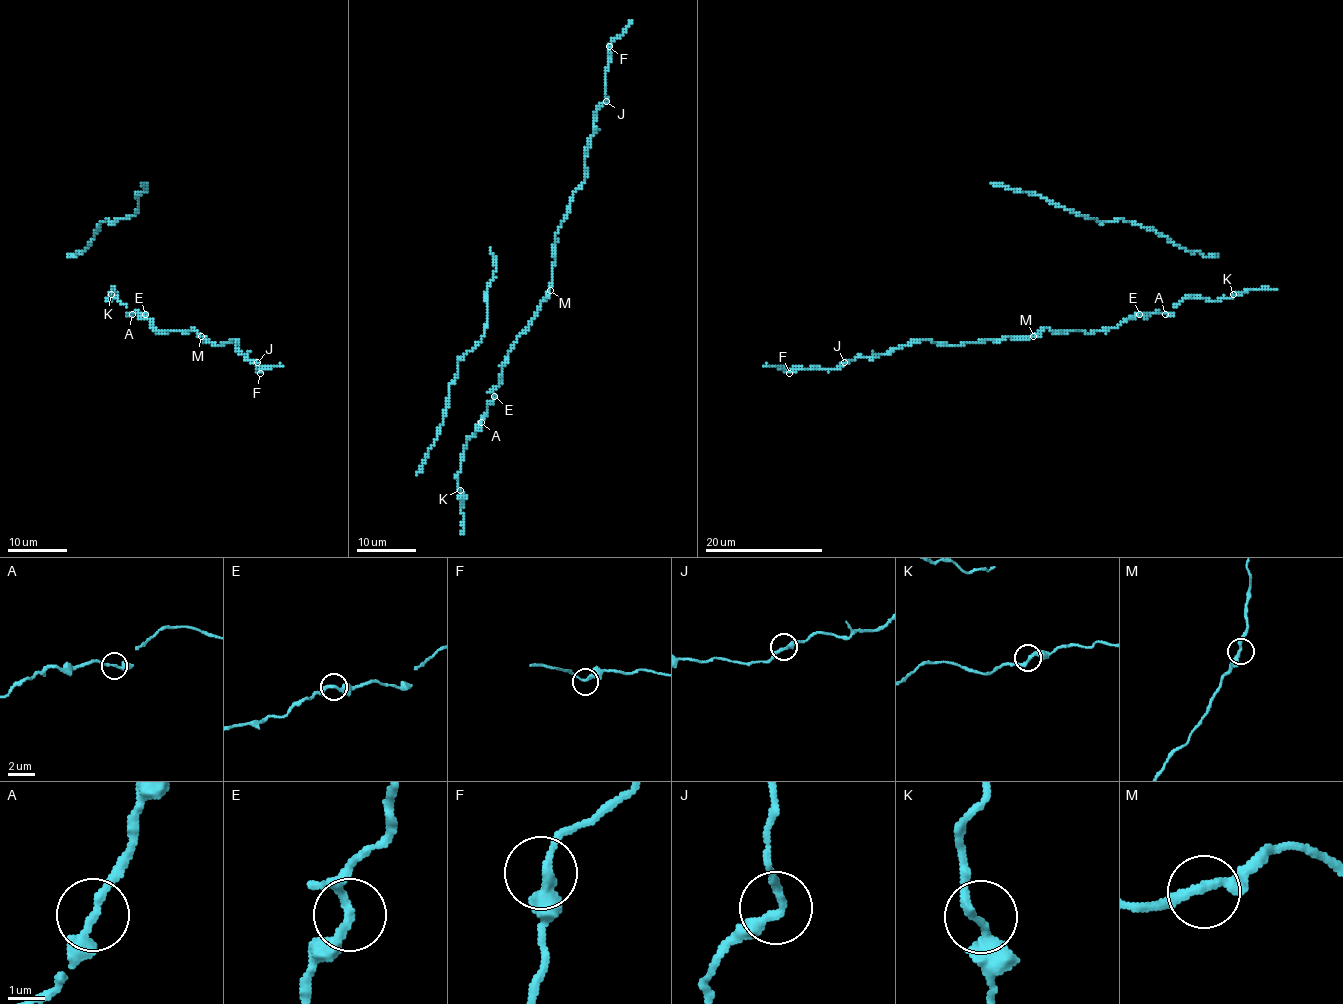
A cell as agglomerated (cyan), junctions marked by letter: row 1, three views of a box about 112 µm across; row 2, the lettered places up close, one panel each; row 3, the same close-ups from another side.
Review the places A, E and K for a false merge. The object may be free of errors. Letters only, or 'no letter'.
no letter

